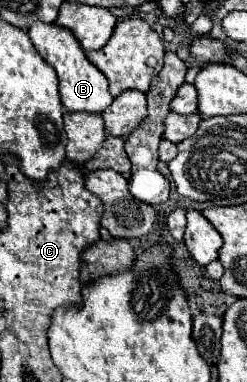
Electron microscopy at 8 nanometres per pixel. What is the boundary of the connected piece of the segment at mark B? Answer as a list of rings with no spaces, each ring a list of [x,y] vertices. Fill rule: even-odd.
[[[32,23],[28,27],[28,35],[34,43],[34,47],[38,49],[38,53],[46,59],[46,63],[50,63],[58,75],[60,81],[60,99],[62,105],[68,111],[86,111],[86,113],[102,113],[110,103],[112,103],[112,95],[108,91],[108,79],[104,79],[104,75],[92,67],[92,63],[86,59],[84,49],[80,47],[80,43],[76,43],[76,37],[66,31],[64,27],[52,23]]]

